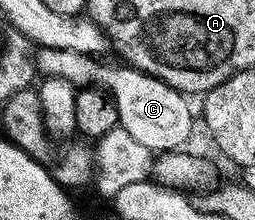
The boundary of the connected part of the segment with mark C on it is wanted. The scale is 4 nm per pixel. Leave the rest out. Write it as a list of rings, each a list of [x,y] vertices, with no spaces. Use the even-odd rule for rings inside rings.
[[[43,48],[37,53],[36,68],[43,77],[55,76],[79,89],[91,86],[105,88],[116,102],[120,127],[132,134],[136,142],[150,148],[154,154],[185,149],[194,132],[194,116],[190,113],[189,102],[186,101],[189,99],[164,81],[141,72],[139,68],[109,68],[100,61],[101,59],[72,50]]]

